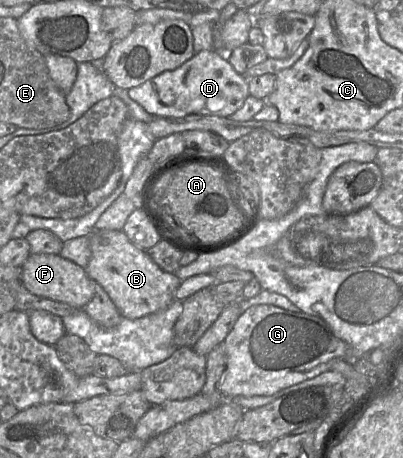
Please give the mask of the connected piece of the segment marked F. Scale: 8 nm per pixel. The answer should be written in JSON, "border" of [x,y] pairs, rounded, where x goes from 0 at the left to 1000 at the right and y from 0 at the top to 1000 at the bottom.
{"border":[[[79,555],[65,566],[50,585],[50,616],[84,644],[164,662],[186,675],[206,675],[231,651],[241,618],[228,611],[213,587],[189,574],[149,559],[146,555]]]}

